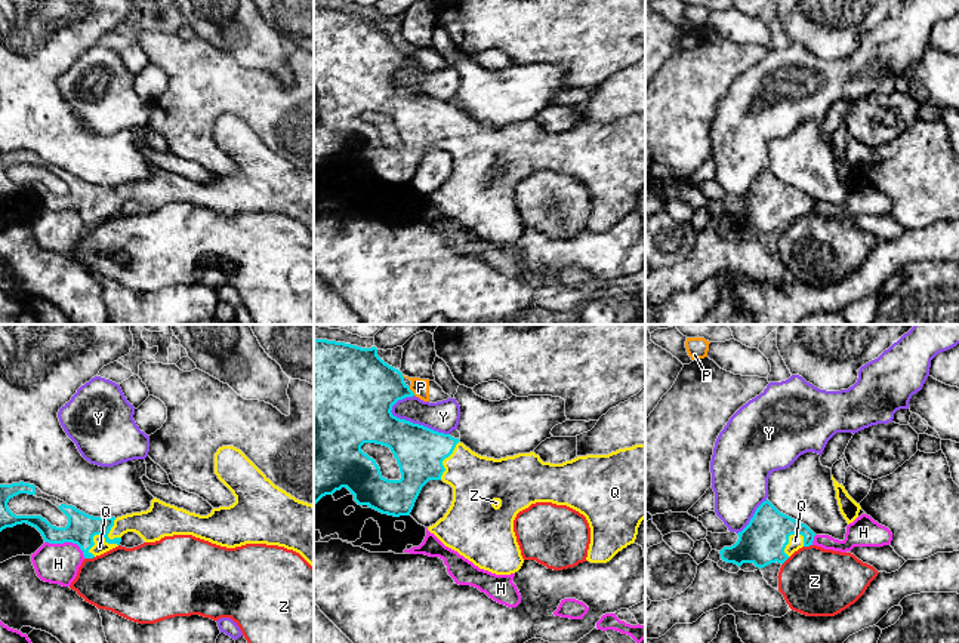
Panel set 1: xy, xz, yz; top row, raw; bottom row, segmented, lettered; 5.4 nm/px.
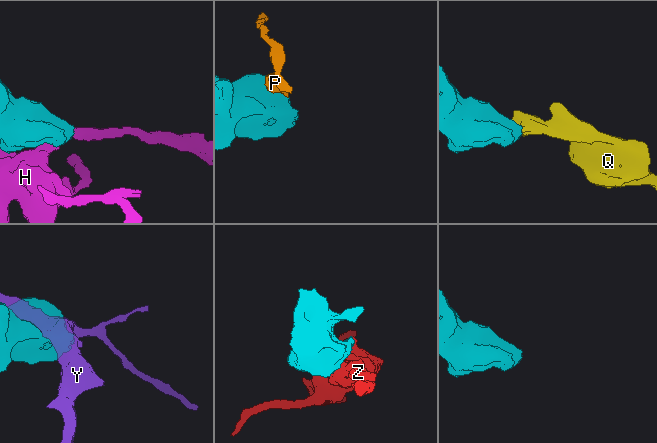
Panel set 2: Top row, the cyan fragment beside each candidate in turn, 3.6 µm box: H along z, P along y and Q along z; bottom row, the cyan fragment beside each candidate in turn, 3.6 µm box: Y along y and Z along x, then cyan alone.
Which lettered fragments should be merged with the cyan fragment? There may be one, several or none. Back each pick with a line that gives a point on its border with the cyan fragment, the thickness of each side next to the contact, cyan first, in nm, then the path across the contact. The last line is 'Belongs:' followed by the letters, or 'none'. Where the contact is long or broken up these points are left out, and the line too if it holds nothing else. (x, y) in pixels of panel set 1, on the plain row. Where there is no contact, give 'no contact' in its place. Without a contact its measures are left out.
Q: xy (101, 203) | 160/70 nm | across xy (82, 196), (93, 203), (101, 203), (99, 215)
Belongs: Q

